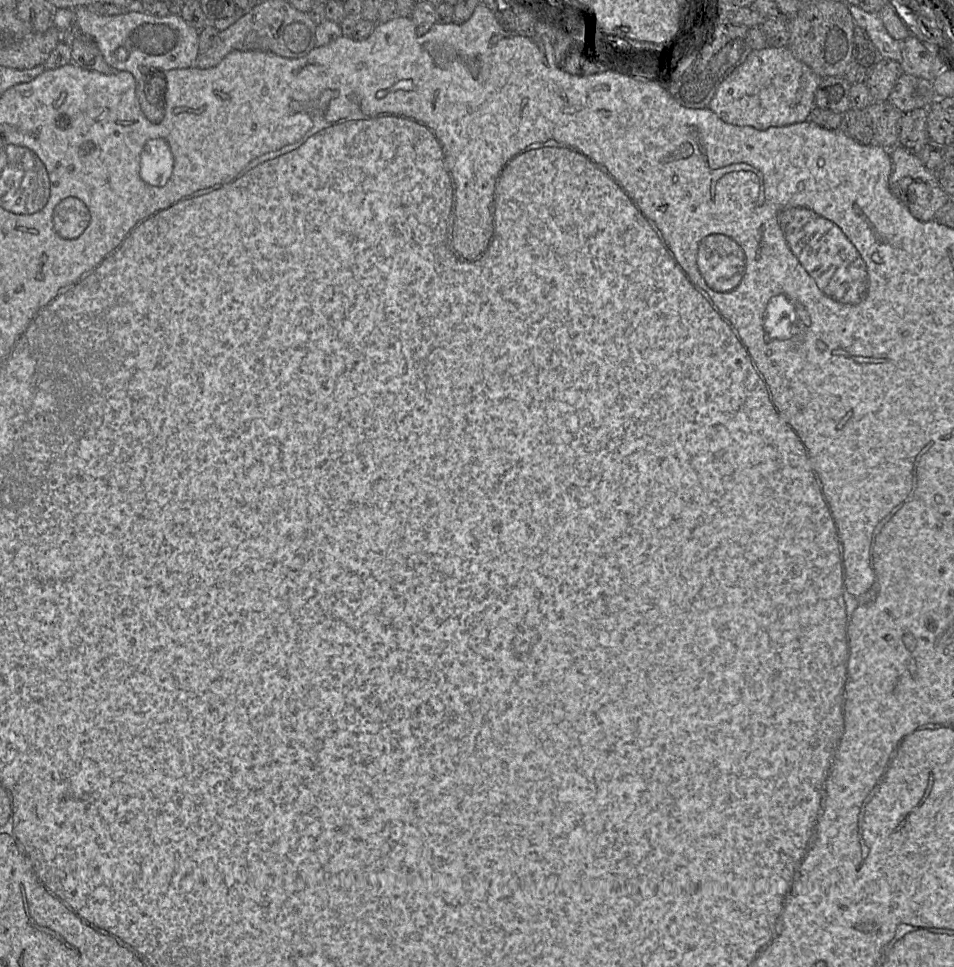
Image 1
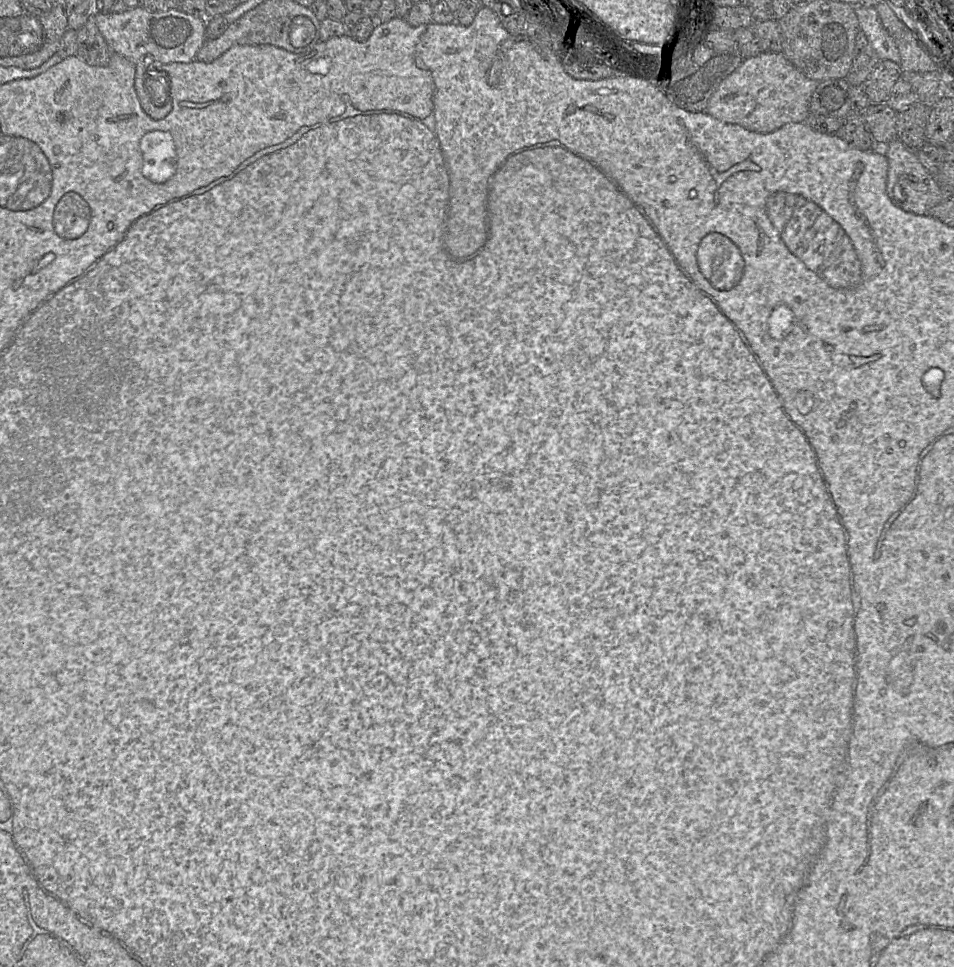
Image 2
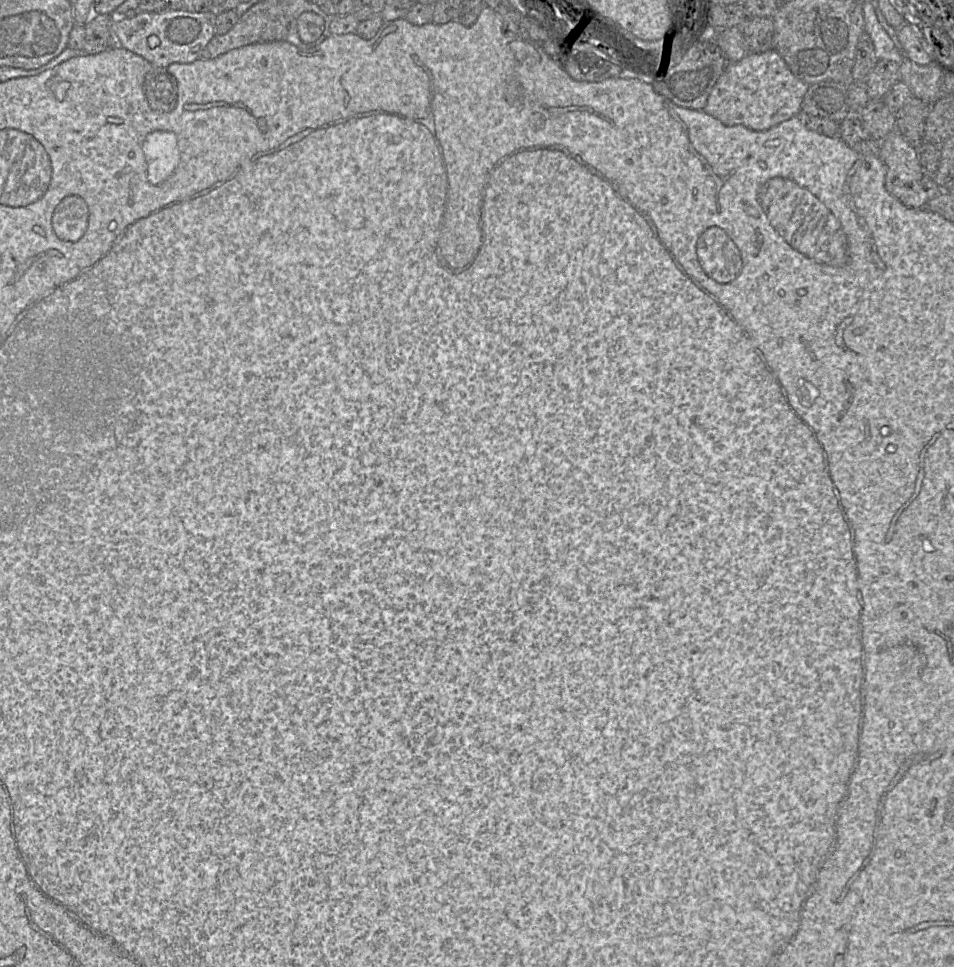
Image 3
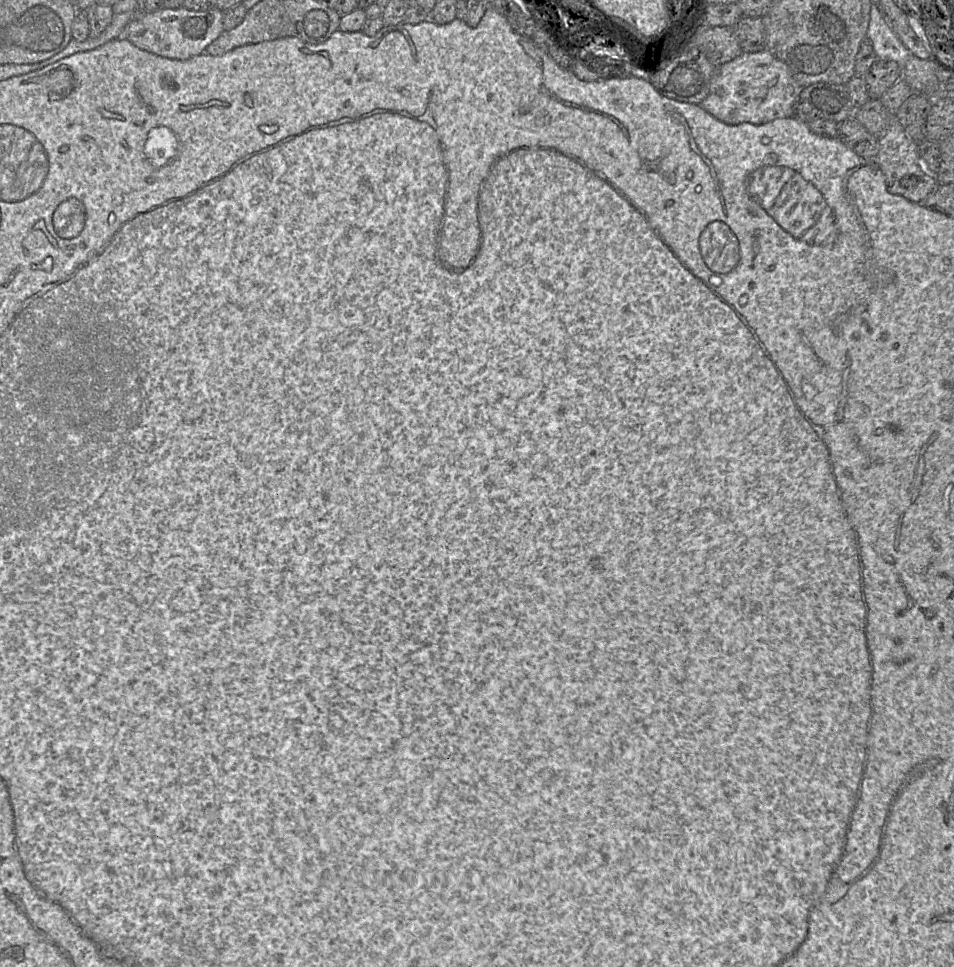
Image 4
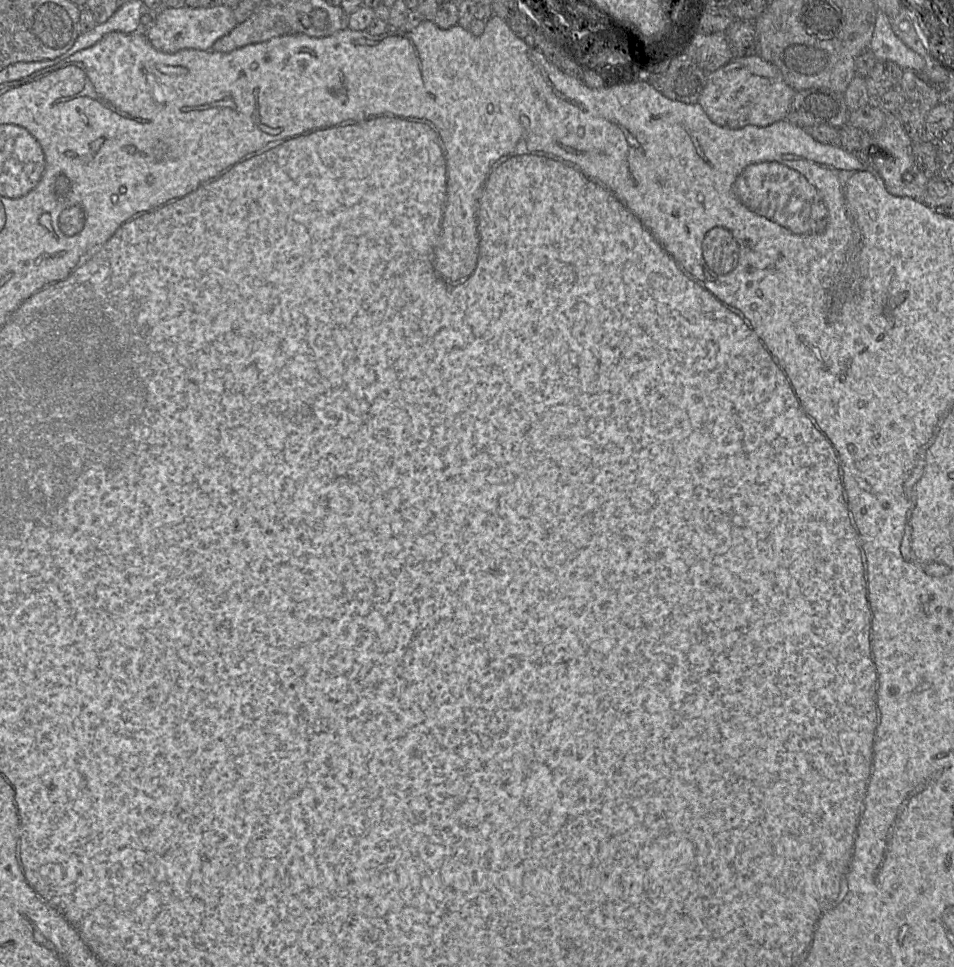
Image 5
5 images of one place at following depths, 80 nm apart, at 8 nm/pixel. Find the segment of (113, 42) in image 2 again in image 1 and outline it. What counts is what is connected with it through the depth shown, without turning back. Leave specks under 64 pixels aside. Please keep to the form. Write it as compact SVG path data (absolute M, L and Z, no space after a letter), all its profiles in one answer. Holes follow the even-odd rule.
M88 7L75 8L74 14L77 33L96 43L106 63L116 71L127 71L134 76L139 103L147 99L145 74L153 74L156 70L189 68L195 65L199 56L199 30L187 24L180 14L156 17L145 11L123 11L118 15L104 16Z

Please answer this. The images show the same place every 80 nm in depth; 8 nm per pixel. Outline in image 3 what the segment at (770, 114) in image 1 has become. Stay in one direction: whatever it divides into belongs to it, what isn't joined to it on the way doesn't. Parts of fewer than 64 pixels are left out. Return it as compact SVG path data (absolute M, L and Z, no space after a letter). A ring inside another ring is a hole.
M776 50L748 53L737 62L728 62L702 110L727 126L740 124L755 131L768 130L802 115L802 101L809 86L792 73Z

